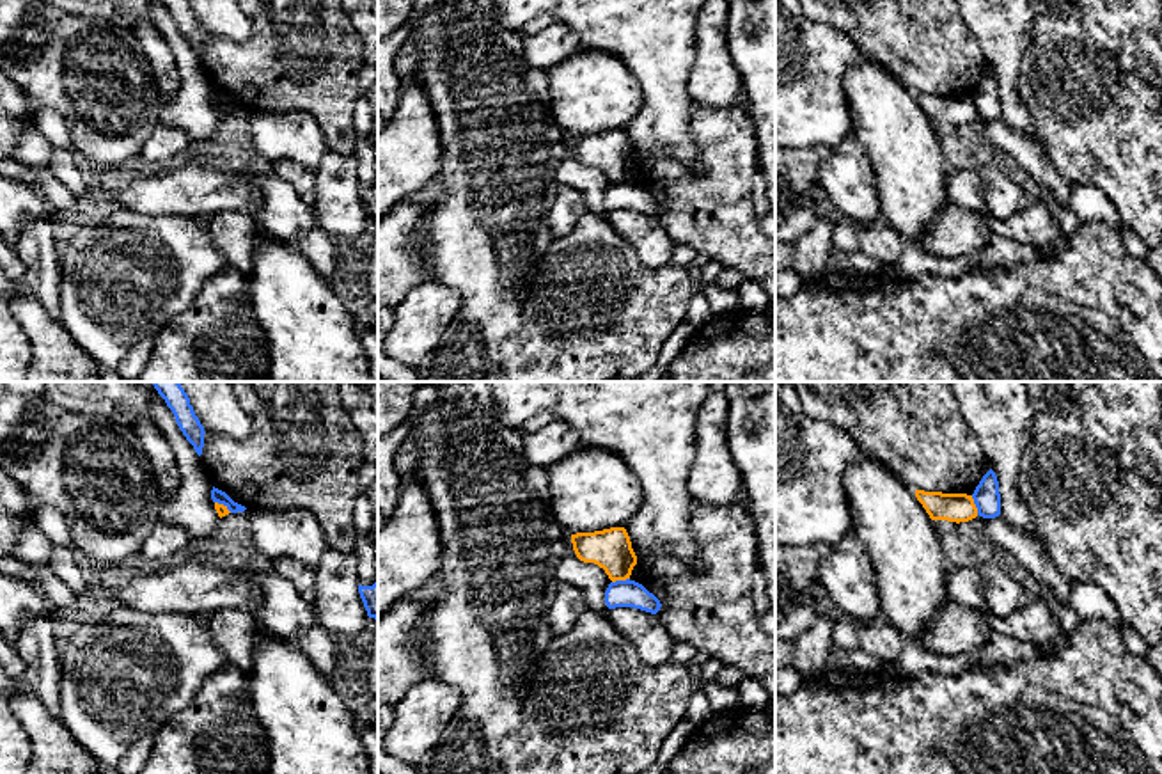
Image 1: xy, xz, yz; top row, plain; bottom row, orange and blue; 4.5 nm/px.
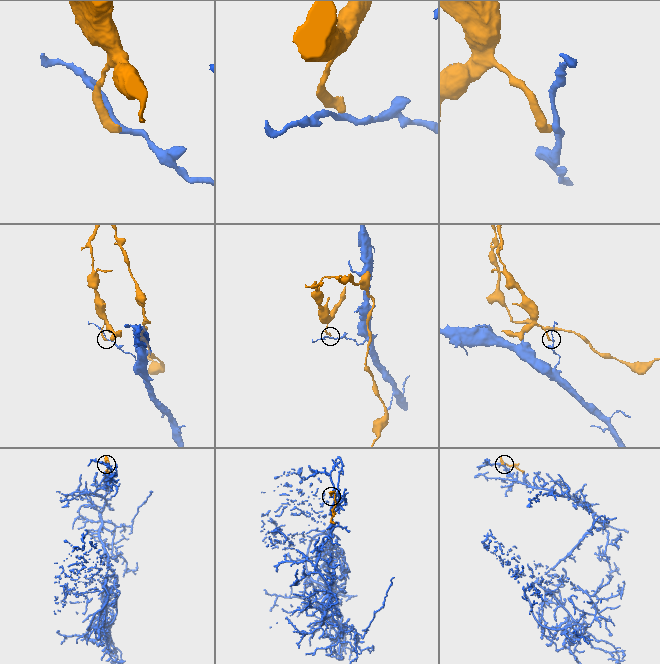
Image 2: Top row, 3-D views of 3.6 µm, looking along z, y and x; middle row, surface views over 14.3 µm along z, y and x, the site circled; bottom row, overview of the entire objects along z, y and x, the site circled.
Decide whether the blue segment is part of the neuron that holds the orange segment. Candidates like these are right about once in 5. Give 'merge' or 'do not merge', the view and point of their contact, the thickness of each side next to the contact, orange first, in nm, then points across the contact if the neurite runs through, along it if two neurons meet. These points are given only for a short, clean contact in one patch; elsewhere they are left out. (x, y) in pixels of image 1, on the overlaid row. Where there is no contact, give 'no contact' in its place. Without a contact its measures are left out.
do not merge | yz (974, 505) | 130/120 nm | along yz (971, 496), (978, 513)

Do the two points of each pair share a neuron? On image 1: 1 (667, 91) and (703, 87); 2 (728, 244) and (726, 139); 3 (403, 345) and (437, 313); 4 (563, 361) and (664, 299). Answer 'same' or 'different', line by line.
1: different
2: same
3: same
4: same

